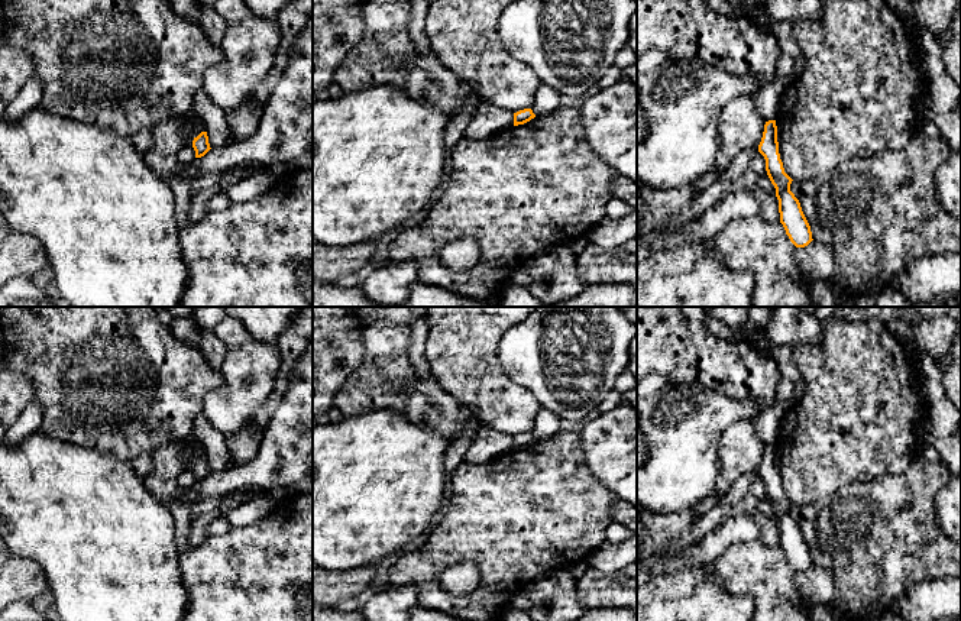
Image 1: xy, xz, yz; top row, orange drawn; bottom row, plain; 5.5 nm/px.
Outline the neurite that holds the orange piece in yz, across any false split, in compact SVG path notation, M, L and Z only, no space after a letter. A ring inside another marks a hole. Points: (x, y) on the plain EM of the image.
M776 444L766 446L758 476L766 483L767 499L776 512L780 547L786 559L796 572L808 570L813 565L810 550L802 536L799 524L790 515L793 504L784 497L780 483Z

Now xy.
M201 456L197 462L194 462L192 472L195 475L195 482L204 481L211 473L207 456Z

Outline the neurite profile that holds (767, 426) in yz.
M769 408L755 420L755 433L764 446L774 444L780 434L782 413L777 408Z

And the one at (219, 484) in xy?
M313 339L289 375L287 391L262 431L256 456L182 488L194 502L240 488L278 488L313 479Z

